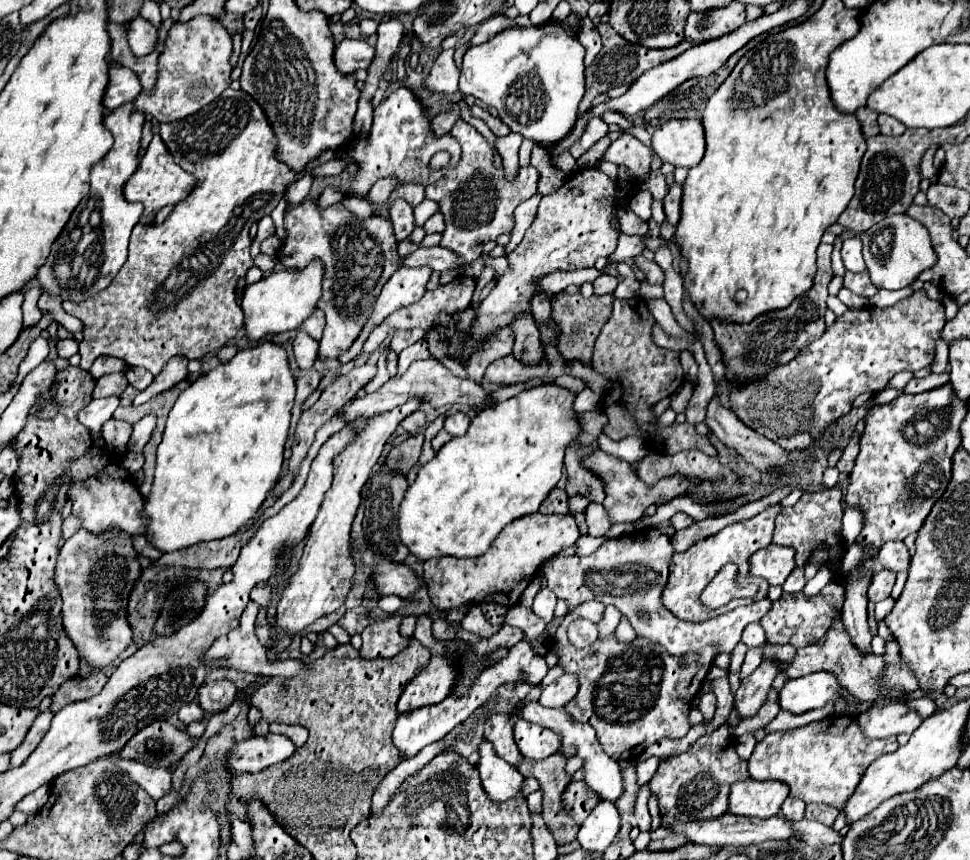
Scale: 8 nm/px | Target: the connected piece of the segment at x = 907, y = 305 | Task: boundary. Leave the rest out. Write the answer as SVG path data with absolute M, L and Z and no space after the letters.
M915 290L911 296L889 308L867 306L863 310L849 310L839 316L819 340L805 346L789 364L769 372L765 380L749 384L747 388L731 386L731 408L749 428L777 442L781 448L807 448L813 440L821 436L823 428L829 422L837 420L839 416L851 410L851 404L859 394L877 394L897 372L915 372L931 364L935 356L935 340L939 338L943 326L945 306L937 300L931 300L925 290Z

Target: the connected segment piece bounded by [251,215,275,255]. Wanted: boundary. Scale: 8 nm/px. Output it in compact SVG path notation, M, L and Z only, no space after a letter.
M264 216L258 222L258 231L257 235L251 245L251 255L258 255L260 254L260 245L262 241L269 237L270 235L275 233L275 225L271 218L271 216Z

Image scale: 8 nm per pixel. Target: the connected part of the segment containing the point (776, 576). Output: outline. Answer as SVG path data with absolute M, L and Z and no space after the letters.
M769 544L769 548L757 550L749 558L749 574L765 578L771 586L783 586L785 578L795 568L793 548Z

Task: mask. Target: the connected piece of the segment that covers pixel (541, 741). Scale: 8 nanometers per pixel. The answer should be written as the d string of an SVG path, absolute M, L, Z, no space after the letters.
M527 720L515 722L515 742L519 746L519 752L525 758L533 758L533 760L547 758L561 748L559 734L541 728L539 724L529 724Z

